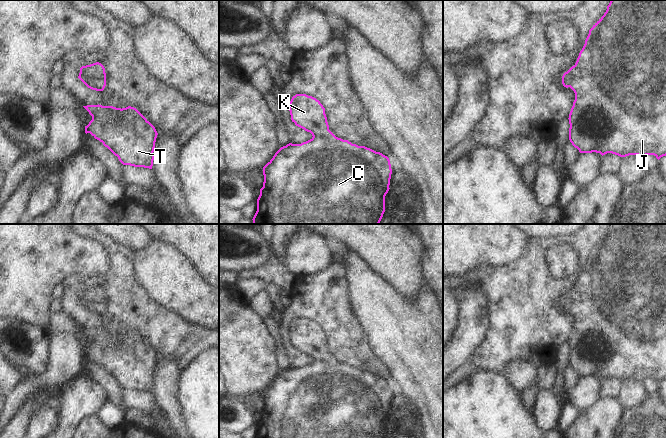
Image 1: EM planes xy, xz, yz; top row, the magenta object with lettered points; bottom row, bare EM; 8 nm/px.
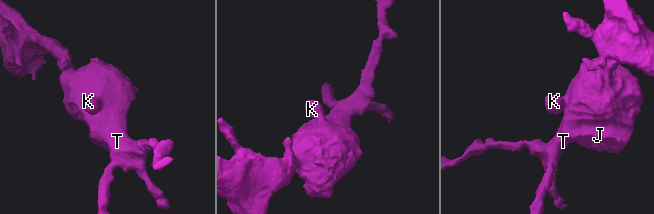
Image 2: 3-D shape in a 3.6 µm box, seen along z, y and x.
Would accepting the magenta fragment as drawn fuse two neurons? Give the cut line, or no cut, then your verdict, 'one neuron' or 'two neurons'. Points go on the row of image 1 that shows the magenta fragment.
no cut | one neuron

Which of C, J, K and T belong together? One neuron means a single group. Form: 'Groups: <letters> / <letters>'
Groups: C J K T.

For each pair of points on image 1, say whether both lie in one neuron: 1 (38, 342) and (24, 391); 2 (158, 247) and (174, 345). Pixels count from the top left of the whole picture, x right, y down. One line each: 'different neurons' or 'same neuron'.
1: different neurons
2: different neurons

